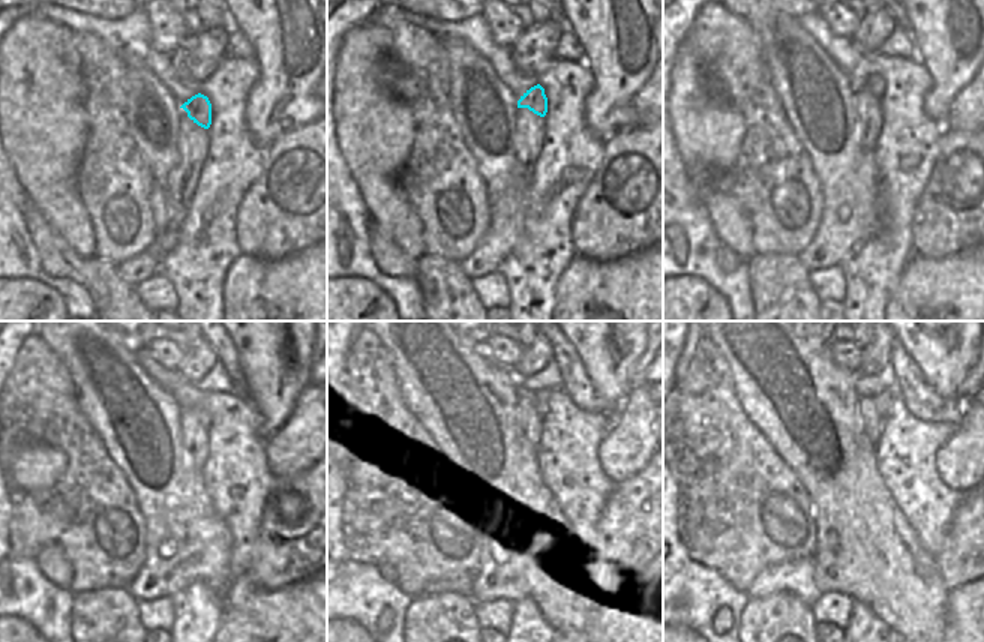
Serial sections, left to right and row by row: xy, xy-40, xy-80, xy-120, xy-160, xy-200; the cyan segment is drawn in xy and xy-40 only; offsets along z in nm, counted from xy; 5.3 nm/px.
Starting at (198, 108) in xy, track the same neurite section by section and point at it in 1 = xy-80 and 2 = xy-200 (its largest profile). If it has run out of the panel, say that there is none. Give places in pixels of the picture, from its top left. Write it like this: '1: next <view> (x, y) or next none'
1: next xy-80 (875, 84)
2: next xy-200 (882, 399)

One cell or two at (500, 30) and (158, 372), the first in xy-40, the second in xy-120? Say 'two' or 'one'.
two

